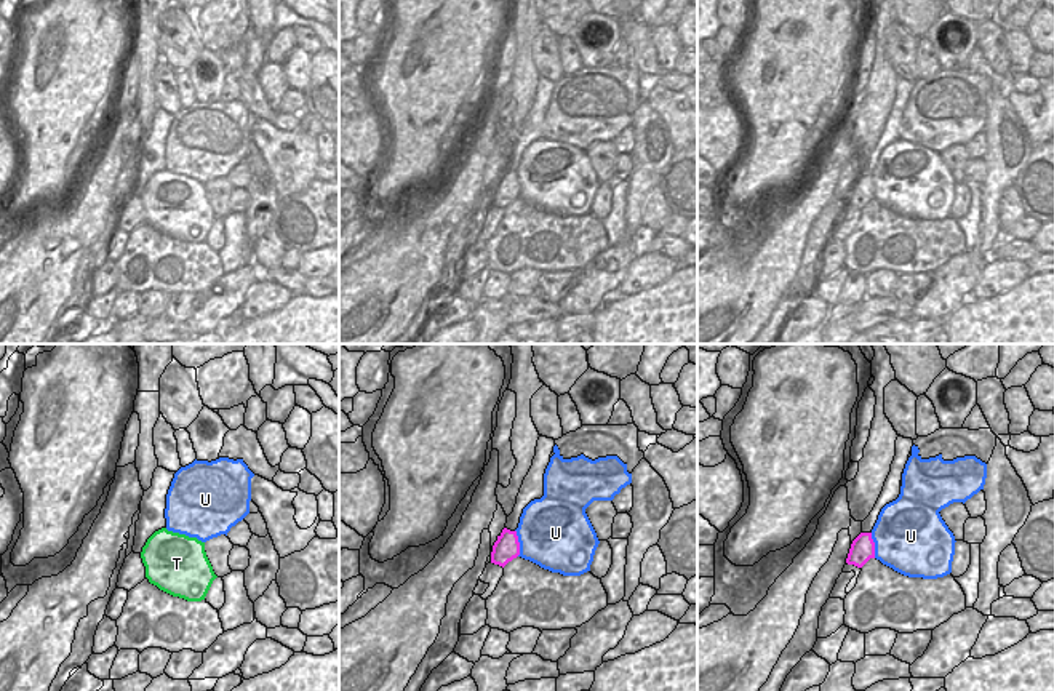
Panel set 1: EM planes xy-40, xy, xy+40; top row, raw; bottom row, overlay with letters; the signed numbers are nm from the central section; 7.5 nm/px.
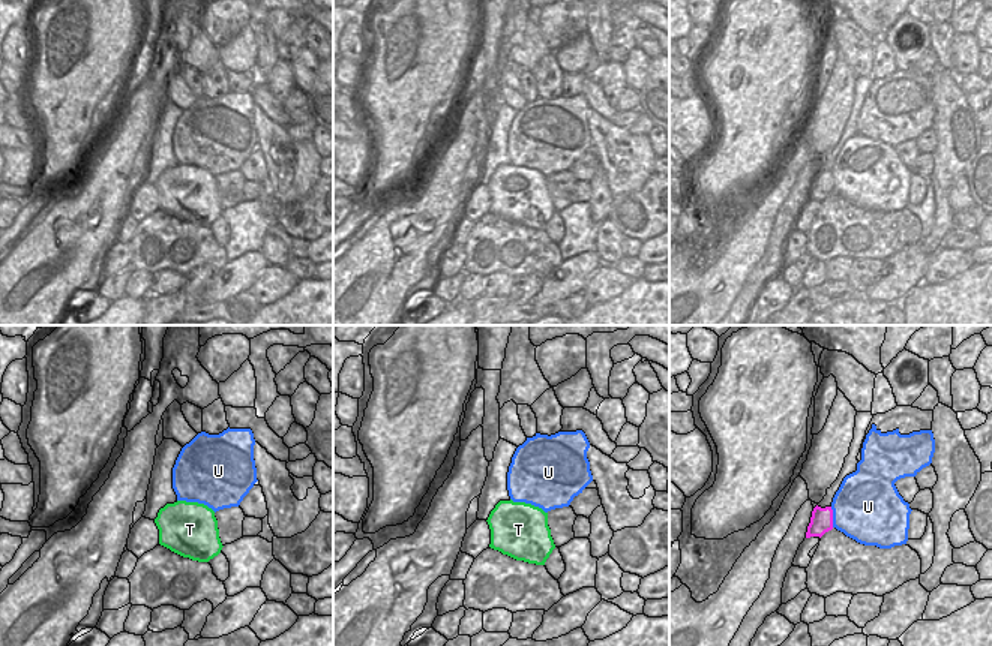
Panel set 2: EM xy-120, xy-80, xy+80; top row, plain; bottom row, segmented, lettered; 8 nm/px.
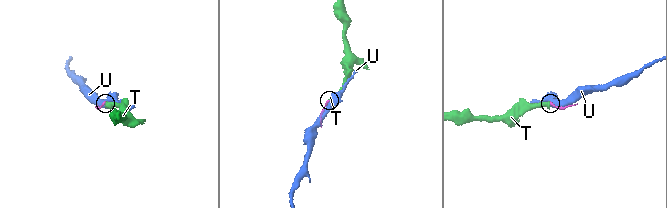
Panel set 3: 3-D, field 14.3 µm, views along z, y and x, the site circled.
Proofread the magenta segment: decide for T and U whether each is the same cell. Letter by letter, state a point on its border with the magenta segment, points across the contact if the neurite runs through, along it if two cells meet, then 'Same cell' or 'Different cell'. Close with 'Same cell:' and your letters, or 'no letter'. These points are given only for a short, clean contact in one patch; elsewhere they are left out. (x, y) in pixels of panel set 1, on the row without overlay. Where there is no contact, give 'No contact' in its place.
T: No contact. Different cell
U: Touches magenta at xy (519, 184). Different cell
Same cell: no letter.

